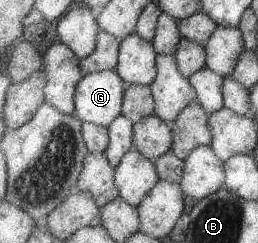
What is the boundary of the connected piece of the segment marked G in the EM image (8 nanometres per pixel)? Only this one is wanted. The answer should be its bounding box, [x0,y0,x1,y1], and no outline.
[76,70,129,128]

